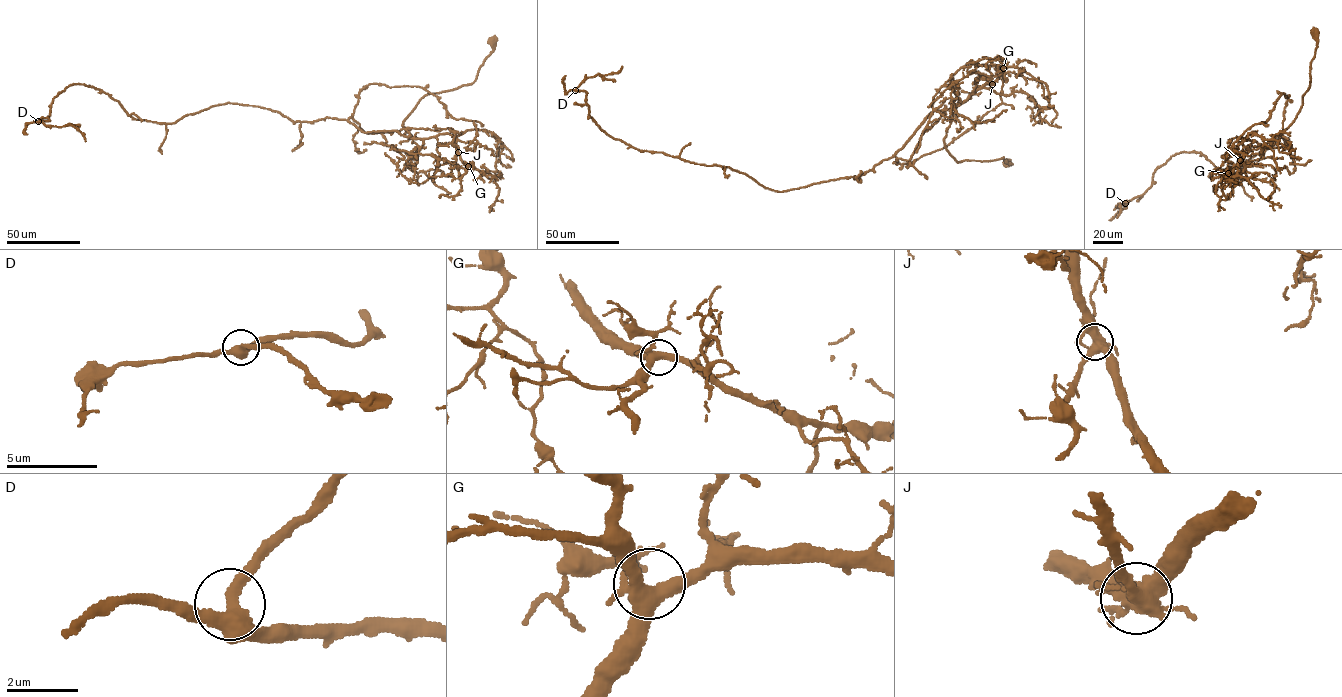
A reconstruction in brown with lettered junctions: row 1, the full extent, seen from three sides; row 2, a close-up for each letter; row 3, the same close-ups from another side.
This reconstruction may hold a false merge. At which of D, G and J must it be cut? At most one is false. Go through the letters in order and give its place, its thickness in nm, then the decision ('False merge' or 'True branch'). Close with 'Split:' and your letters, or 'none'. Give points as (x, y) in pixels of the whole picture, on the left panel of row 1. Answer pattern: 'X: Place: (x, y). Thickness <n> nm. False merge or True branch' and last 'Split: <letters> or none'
D: Place: (38, 121). Thickness 340 nm. True branch
G: Place: (468, 166). Thickness 400 nm. True branch
J: Place: (458, 152). Thickness 480 nm. True branch
Split: none

